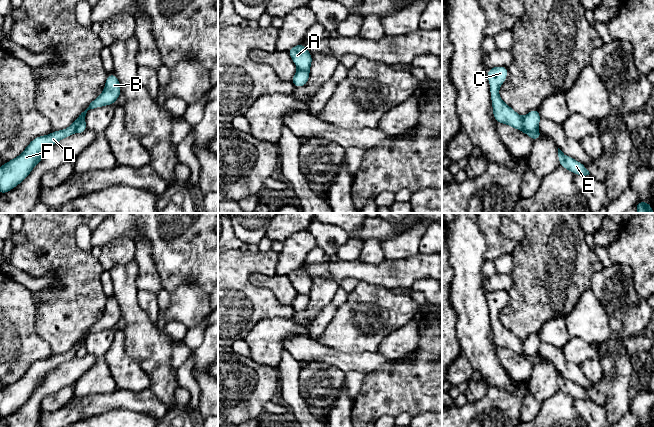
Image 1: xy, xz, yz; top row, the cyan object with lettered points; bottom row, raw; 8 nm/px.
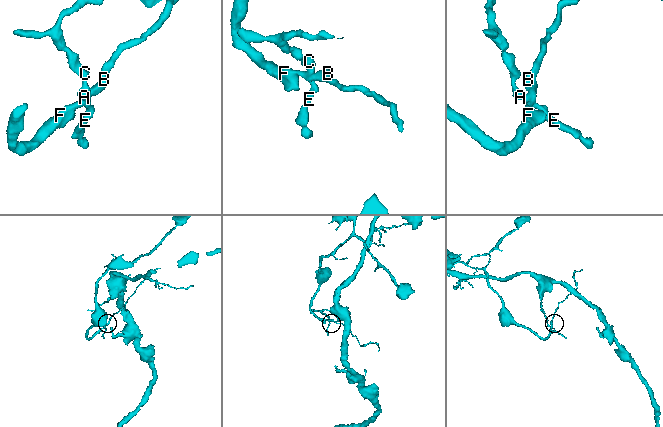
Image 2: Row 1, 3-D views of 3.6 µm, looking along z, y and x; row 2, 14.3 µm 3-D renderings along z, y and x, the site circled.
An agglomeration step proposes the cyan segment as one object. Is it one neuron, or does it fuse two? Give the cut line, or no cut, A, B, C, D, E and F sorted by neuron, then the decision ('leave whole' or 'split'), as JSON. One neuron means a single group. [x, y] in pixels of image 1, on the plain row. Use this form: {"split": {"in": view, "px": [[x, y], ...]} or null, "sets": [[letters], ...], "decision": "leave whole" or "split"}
{"split": {"in": "yz", "px": [[523, 342], [523, 351], [527, 355], [537, 355]]}, "sets": [["A", "C", "E"], ["B", "D", "F"]], "decision": "split"}

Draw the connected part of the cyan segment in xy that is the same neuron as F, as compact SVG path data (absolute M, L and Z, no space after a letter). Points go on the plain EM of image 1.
M77 344L66 353L35 361L25 374L0 391L0 419L11 415L25 404L34 391L42 385L48 373L76 356Z

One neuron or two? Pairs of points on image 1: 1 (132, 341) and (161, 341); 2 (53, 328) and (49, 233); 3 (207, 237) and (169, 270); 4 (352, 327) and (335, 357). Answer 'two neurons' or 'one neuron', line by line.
1: one neuron
2: one neuron
3: one neuron
4: two neurons

